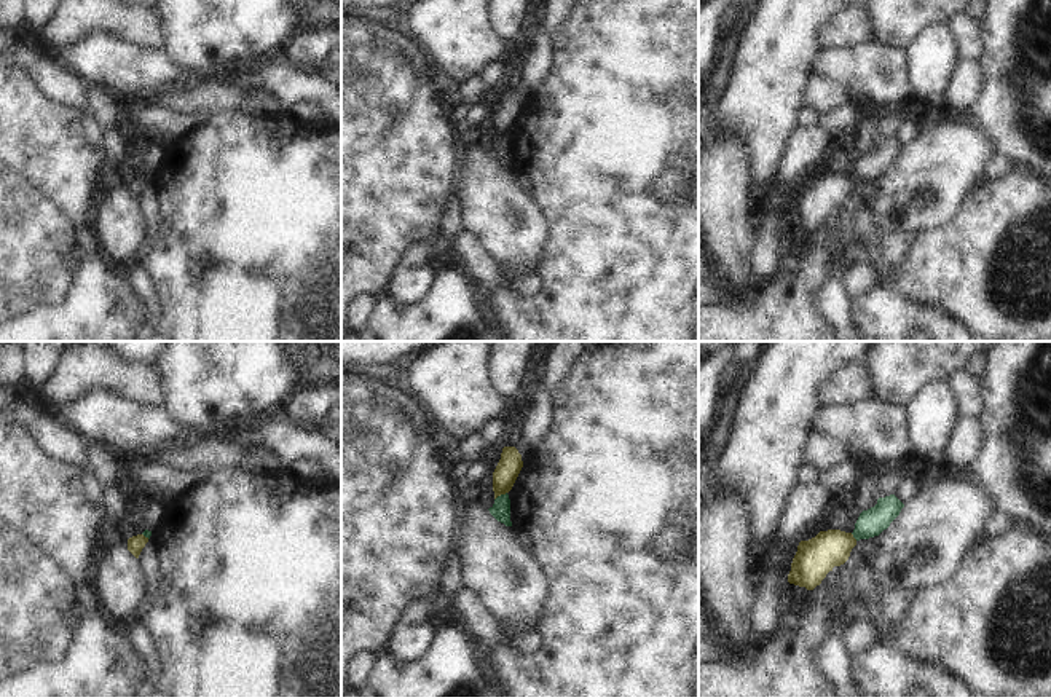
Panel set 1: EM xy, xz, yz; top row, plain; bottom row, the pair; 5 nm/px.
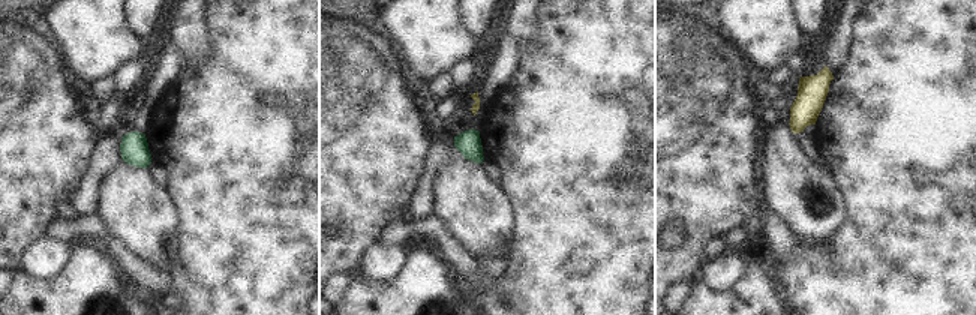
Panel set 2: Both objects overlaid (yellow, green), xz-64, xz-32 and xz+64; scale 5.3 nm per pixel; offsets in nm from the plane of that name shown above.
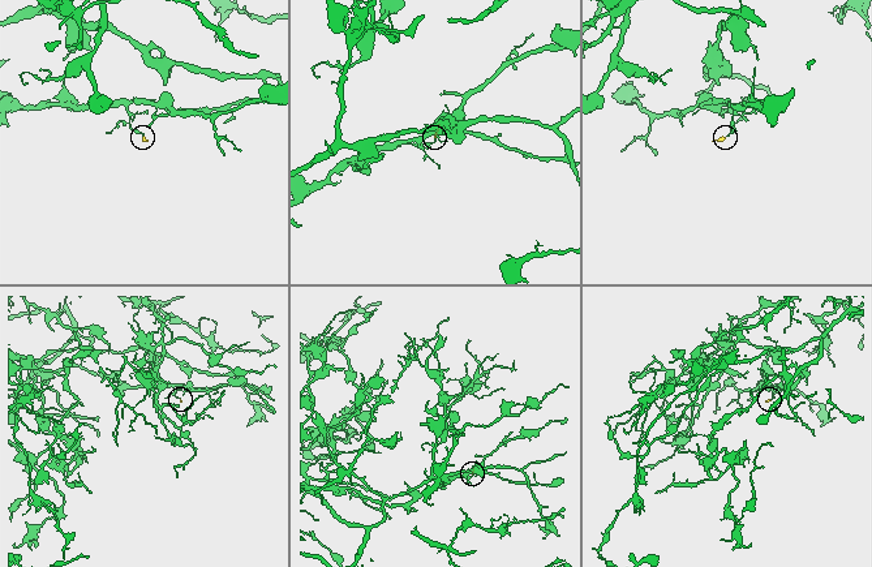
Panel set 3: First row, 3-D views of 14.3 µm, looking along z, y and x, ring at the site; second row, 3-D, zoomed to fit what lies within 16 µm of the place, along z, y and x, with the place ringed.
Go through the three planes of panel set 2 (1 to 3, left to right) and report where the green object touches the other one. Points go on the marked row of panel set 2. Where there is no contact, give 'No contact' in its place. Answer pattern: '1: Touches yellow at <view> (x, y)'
1: No contact
2: No contact
3: No contact

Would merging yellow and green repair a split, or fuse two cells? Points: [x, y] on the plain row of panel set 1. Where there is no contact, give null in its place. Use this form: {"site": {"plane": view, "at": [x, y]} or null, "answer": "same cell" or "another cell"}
{"site": {"plane": "xz", "at": [499, 137]}, "answer": "another cell"}

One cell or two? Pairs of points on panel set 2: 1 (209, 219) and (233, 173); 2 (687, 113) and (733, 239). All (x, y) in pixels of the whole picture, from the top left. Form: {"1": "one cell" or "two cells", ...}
{"1": "one cell", "2": "two cells"}

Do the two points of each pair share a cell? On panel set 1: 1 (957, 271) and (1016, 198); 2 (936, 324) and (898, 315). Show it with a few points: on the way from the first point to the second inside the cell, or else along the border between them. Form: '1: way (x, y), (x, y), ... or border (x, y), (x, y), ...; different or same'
1: way (975, 254), (1010, 216); same
2: way (927, 324), (908, 322); same

